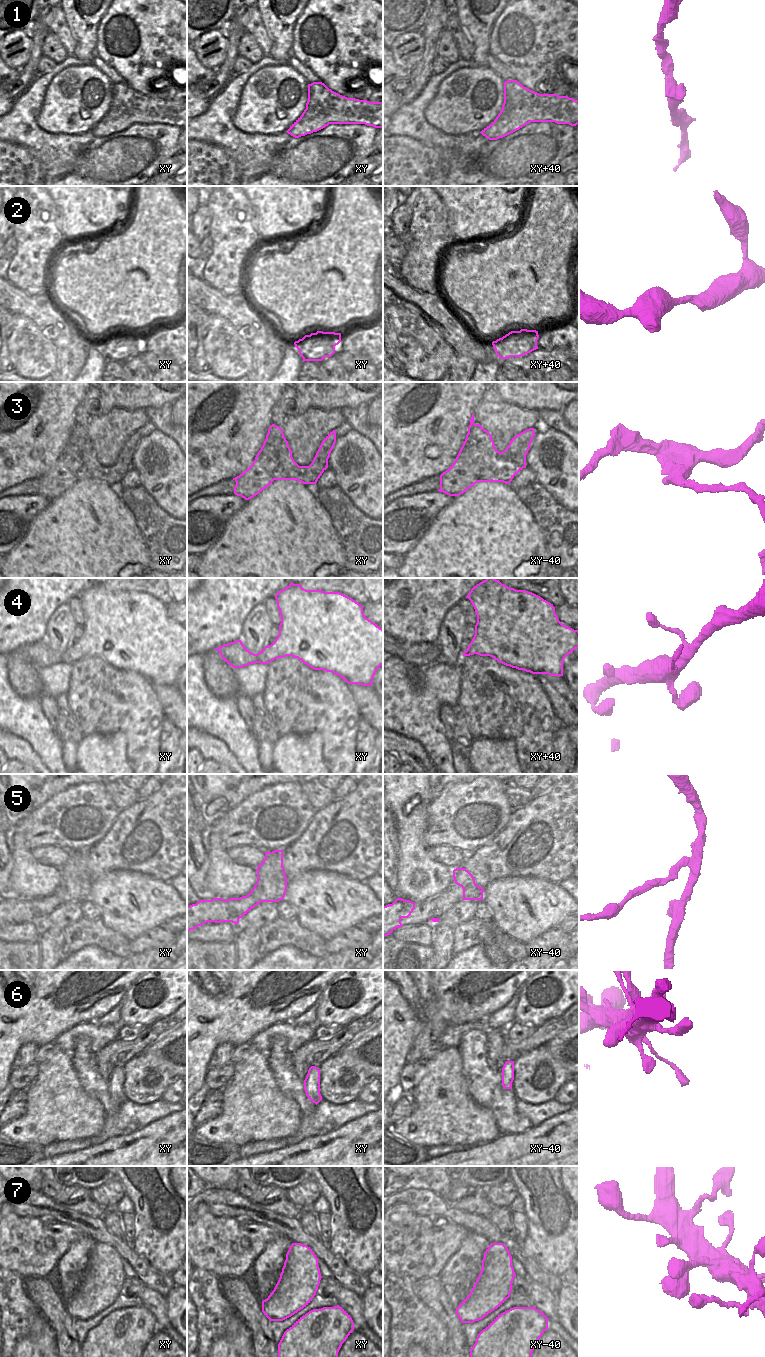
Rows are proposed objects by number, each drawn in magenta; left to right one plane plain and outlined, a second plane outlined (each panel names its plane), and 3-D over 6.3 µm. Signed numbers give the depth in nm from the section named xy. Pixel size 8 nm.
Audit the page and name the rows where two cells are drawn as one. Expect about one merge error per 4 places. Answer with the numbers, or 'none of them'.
3, 4, 5

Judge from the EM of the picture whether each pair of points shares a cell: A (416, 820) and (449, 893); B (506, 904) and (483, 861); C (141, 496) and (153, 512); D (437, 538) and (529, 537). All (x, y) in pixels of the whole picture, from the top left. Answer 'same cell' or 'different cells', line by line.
A: different cells
B: different cells
C: same cell
D: same cell

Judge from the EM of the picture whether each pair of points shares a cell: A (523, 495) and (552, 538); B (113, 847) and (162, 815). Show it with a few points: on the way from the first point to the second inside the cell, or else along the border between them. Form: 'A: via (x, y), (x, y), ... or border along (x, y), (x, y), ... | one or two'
A: via (534, 504), (552, 522), (552, 527) | one
B: via (125, 841), (146, 819), (150, 819) | one

